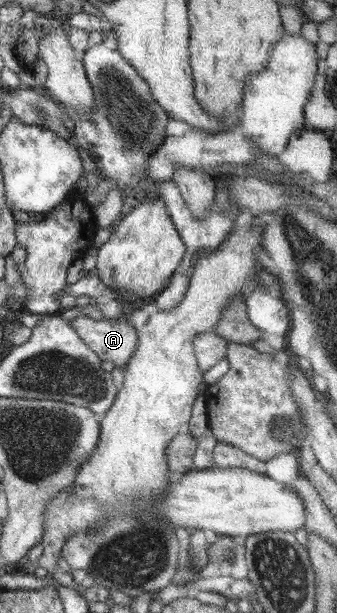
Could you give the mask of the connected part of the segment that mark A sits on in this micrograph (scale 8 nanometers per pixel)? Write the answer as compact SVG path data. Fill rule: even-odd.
M127 315L115 319L96 321L89 317L71 320L77 335L103 360L113 361L115 366L126 366L134 354L138 335L129 324Z

